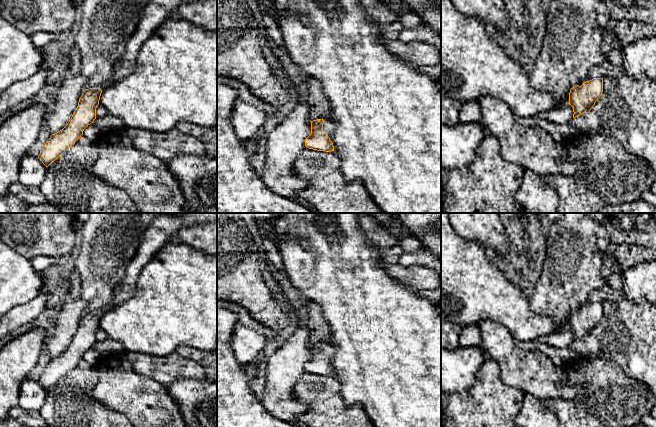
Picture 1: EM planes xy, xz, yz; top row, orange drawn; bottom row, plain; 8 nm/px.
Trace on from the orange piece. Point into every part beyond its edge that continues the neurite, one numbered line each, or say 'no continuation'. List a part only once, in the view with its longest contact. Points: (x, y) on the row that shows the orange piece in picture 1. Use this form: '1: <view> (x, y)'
1: xz (328, 127)

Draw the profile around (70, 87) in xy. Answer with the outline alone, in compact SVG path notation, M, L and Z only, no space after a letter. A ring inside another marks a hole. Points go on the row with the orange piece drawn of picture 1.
M65 72L57 78L55 104L46 115L46 125L51 134L59 132L67 125L82 93L87 89L87 84L87 79L81 74L71 75Z

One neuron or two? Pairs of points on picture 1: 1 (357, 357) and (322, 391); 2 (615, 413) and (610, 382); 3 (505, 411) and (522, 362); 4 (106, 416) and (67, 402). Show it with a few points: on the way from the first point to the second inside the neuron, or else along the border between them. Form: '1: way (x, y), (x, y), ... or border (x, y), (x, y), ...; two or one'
1: border (334, 374), (340, 383), (340, 395), (344, 399); two
2: way (615, 405), (610, 396), (610, 390); one
3: border (499, 368), (500, 379), (506, 385), (525, 393); two
4: way (96, 416), (81, 416), (77, 412); one

